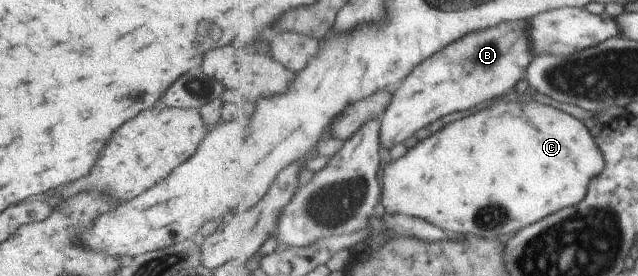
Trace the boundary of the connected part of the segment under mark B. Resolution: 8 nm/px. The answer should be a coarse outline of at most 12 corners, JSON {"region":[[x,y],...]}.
{"region":[[531,19],[466,34],[424,60],[381,118],[388,149],[491,104],[536,54]]}

